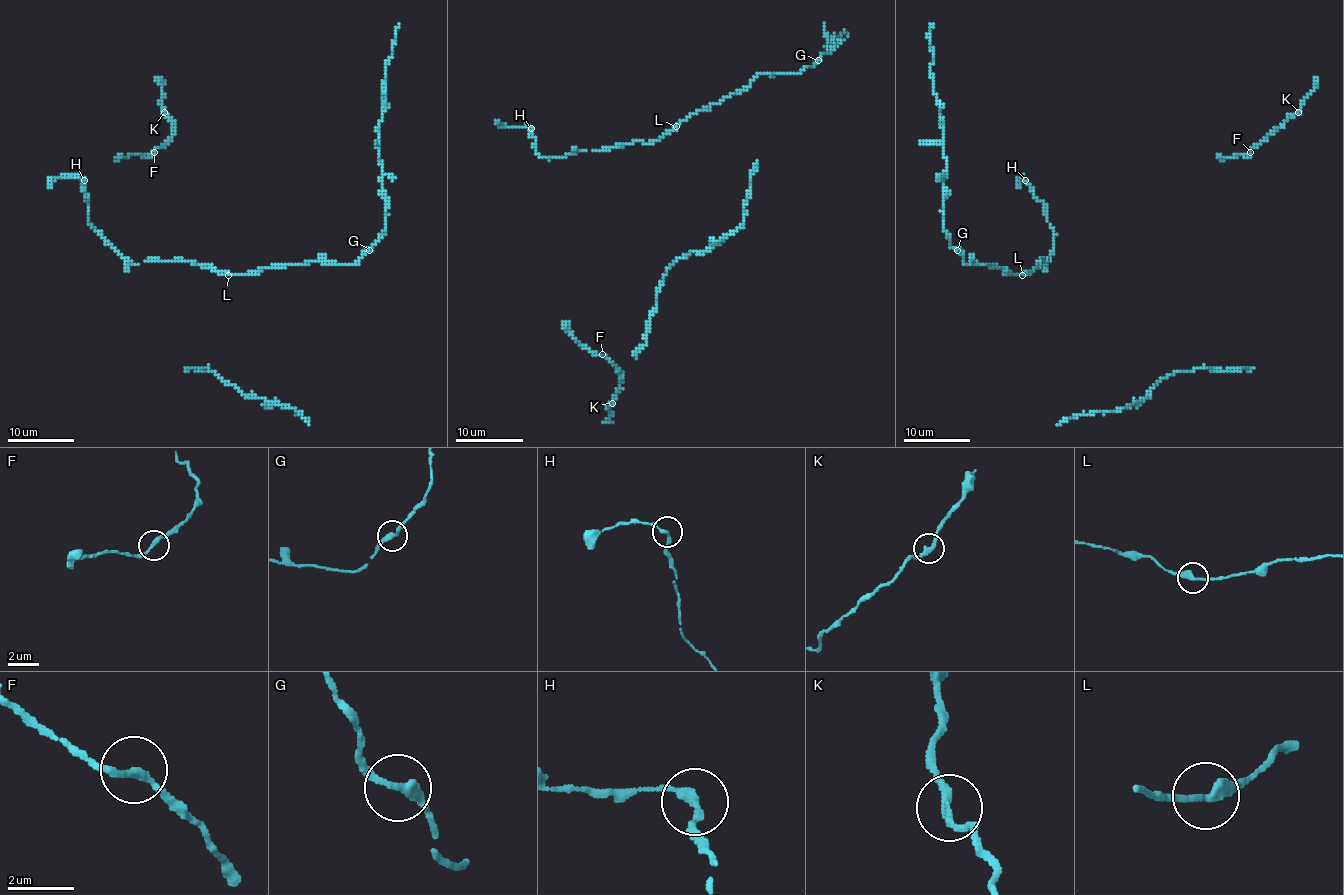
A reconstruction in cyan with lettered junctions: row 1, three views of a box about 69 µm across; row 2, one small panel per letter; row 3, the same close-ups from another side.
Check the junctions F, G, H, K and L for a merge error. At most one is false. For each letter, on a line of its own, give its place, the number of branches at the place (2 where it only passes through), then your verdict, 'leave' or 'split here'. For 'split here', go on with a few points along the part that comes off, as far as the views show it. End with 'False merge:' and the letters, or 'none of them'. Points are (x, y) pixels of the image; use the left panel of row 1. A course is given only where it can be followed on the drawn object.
F: place (154, 152); branches 2; leave
G: place (369, 250); branches 2; leave
H: place (84, 180); branches 2; leave
K: place (164, 112); branches 2; leave
L: place (228, 275); branches 2; leave
False merge: none of them

